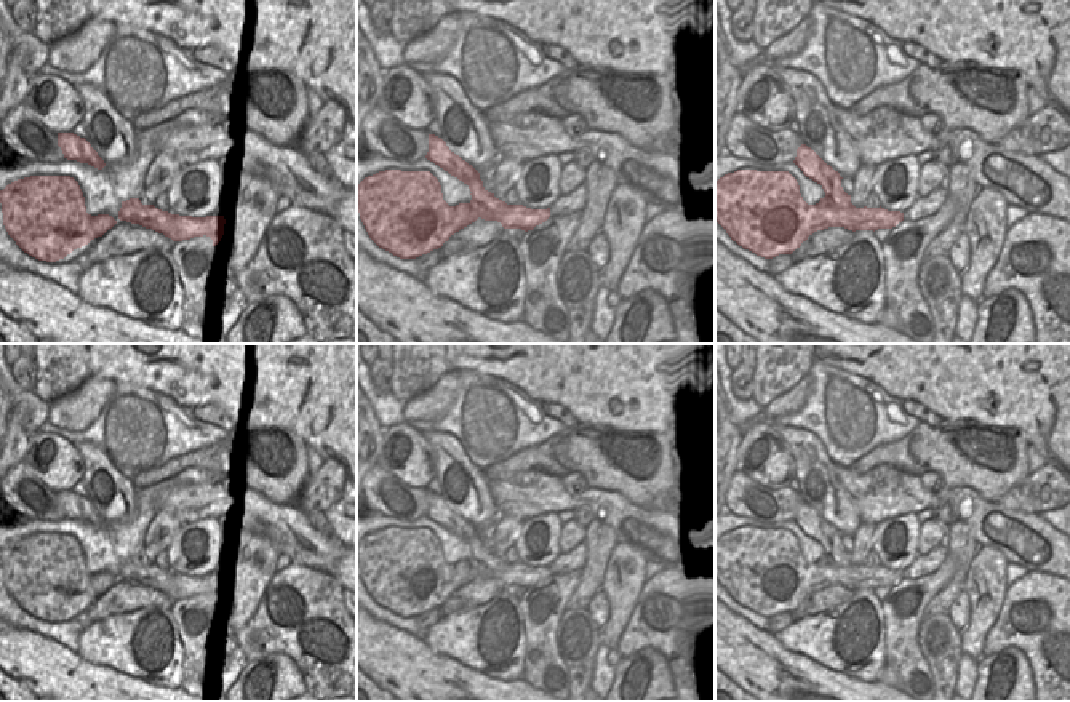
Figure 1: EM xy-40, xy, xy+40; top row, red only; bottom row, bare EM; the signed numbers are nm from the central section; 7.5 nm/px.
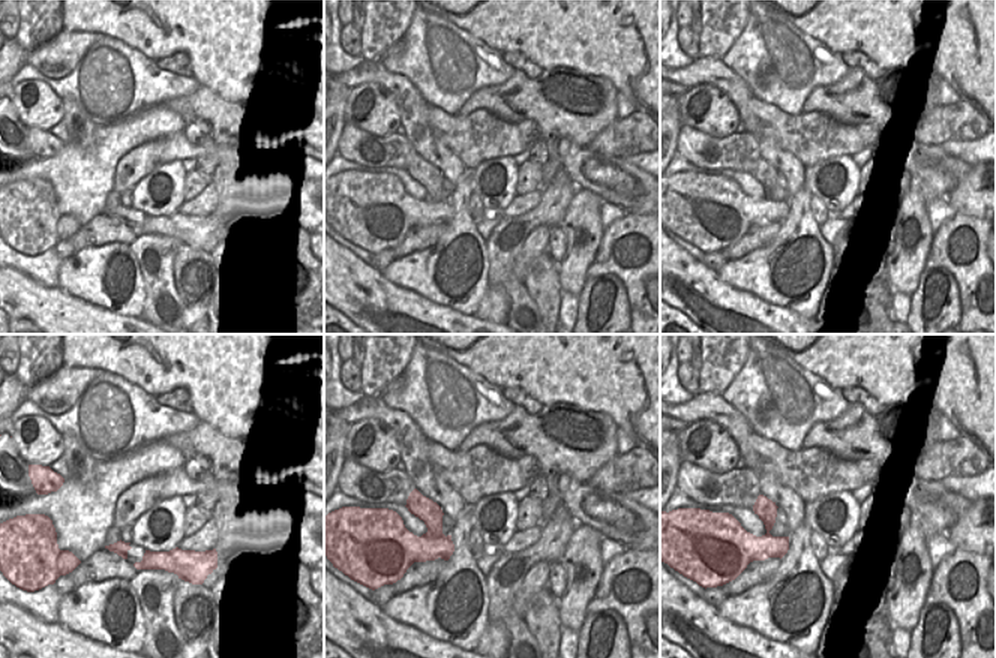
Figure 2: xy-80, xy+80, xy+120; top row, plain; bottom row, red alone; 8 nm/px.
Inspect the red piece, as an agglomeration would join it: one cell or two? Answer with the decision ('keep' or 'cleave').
cleave

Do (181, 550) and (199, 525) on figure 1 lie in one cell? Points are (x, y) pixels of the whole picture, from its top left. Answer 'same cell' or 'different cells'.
same cell

